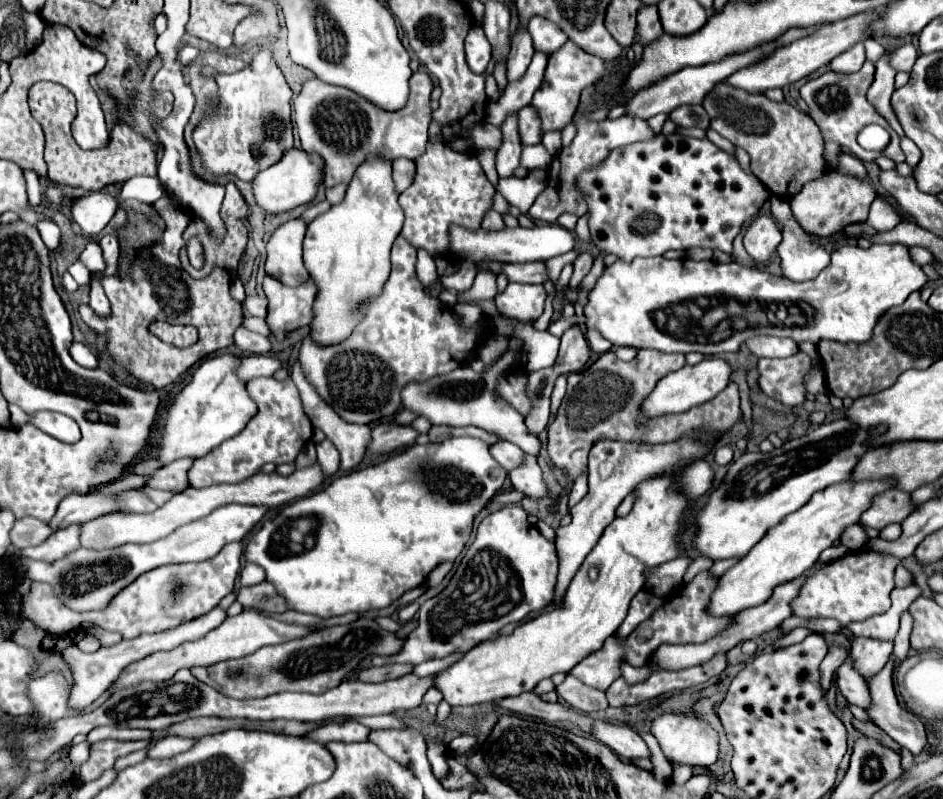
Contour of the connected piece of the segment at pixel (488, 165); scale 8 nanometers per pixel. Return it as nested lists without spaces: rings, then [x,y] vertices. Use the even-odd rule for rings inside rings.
[[[479,150],[477,160],[481,162],[483,172],[485,172],[485,176],[489,178],[489,182],[497,188],[497,180],[499,180],[499,176],[497,176],[497,172],[495,172],[495,150]]]

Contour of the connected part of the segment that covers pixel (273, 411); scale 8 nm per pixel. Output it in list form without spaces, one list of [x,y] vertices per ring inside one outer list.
[[[273,377],[255,378],[247,382],[249,396],[257,402],[259,412],[247,424],[243,432],[225,440],[209,456],[197,458],[189,470],[189,484],[193,488],[207,488],[213,484],[237,484],[257,474],[265,462],[289,464],[295,462],[301,448],[311,440],[313,428],[311,420],[305,416],[297,387],[291,380],[277,381]]]

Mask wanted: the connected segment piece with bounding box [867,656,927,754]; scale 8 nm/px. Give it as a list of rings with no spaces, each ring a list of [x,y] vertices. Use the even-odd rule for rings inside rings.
[[[895,656],[889,658],[889,662],[885,664],[885,668],[881,668],[881,672],[877,672],[871,678],[867,678],[871,700],[873,700],[873,704],[869,704],[869,708],[867,708],[867,714],[869,714],[871,722],[875,722],[895,742],[899,742],[903,748],[911,750],[913,754],[919,754],[925,748],[925,744],[927,744],[927,728],[925,728],[925,722],[919,716],[915,716],[913,712],[909,712],[909,710],[899,706],[895,690],[893,690],[893,678],[891,678],[893,676],[893,664],[895,664]]]

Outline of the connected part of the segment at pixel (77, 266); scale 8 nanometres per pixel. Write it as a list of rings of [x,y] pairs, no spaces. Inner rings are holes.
[[[75,261],[70,265],[67,271],[79,286],[86,285],[90,282],[90,271],[79,261]]]

